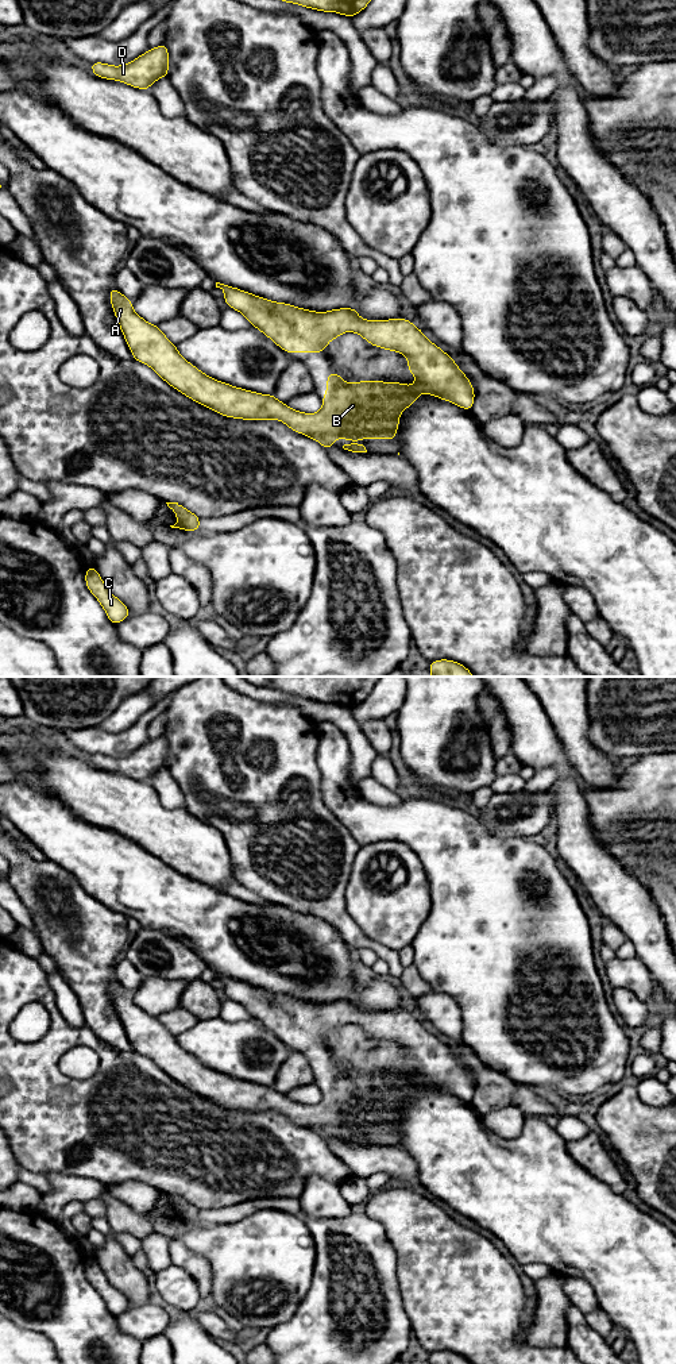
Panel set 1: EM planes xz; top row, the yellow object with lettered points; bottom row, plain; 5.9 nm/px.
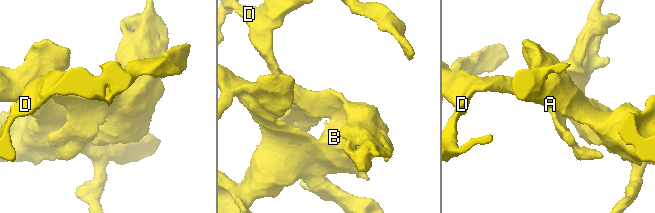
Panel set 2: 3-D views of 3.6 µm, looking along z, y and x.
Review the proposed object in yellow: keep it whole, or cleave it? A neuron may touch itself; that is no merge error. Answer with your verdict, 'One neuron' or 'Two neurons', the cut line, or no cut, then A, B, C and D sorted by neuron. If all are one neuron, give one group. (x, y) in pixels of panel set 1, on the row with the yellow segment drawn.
One neuron. No split. Groups: A B C D

